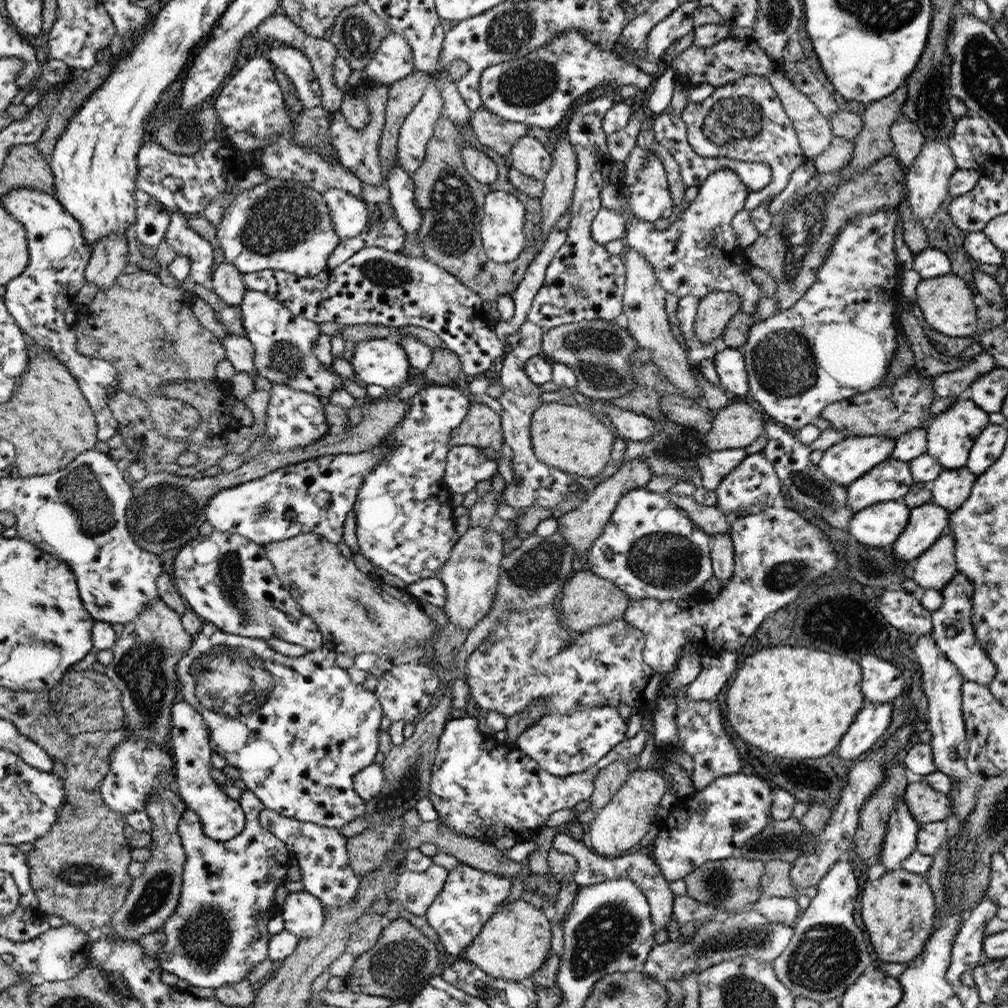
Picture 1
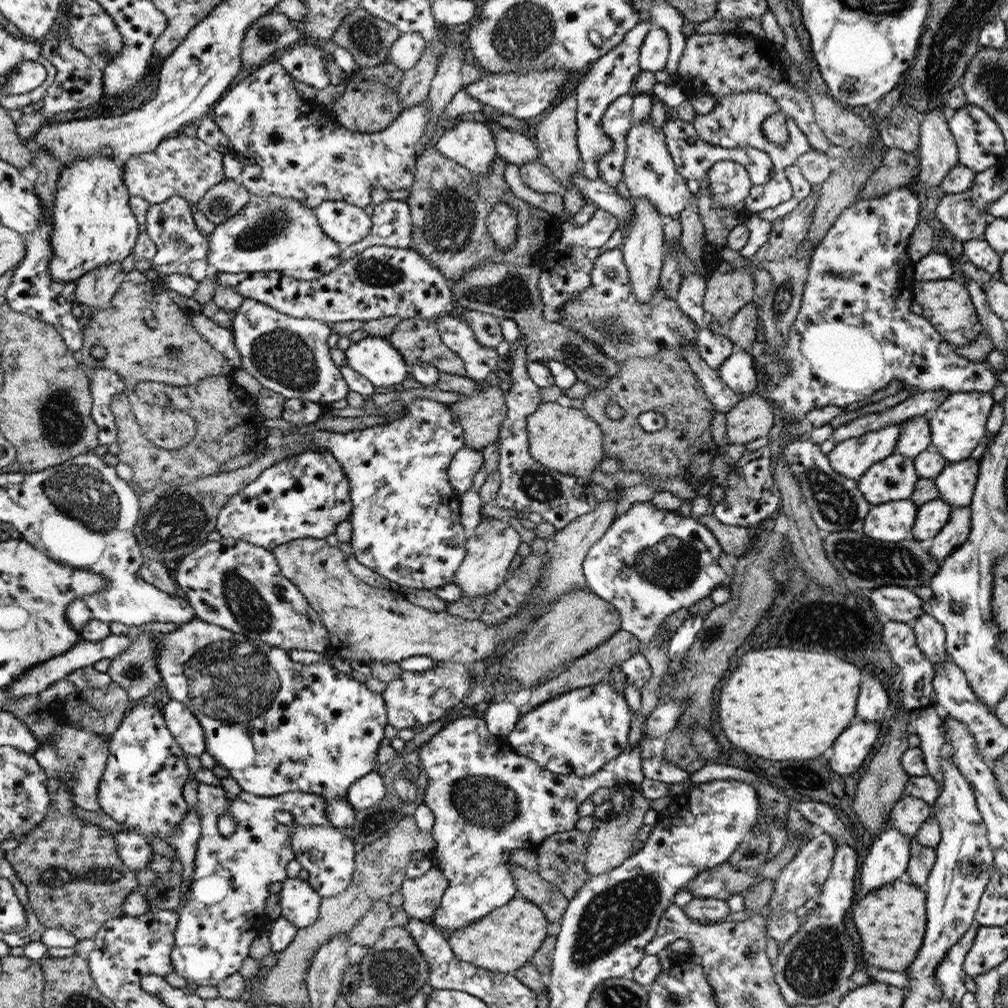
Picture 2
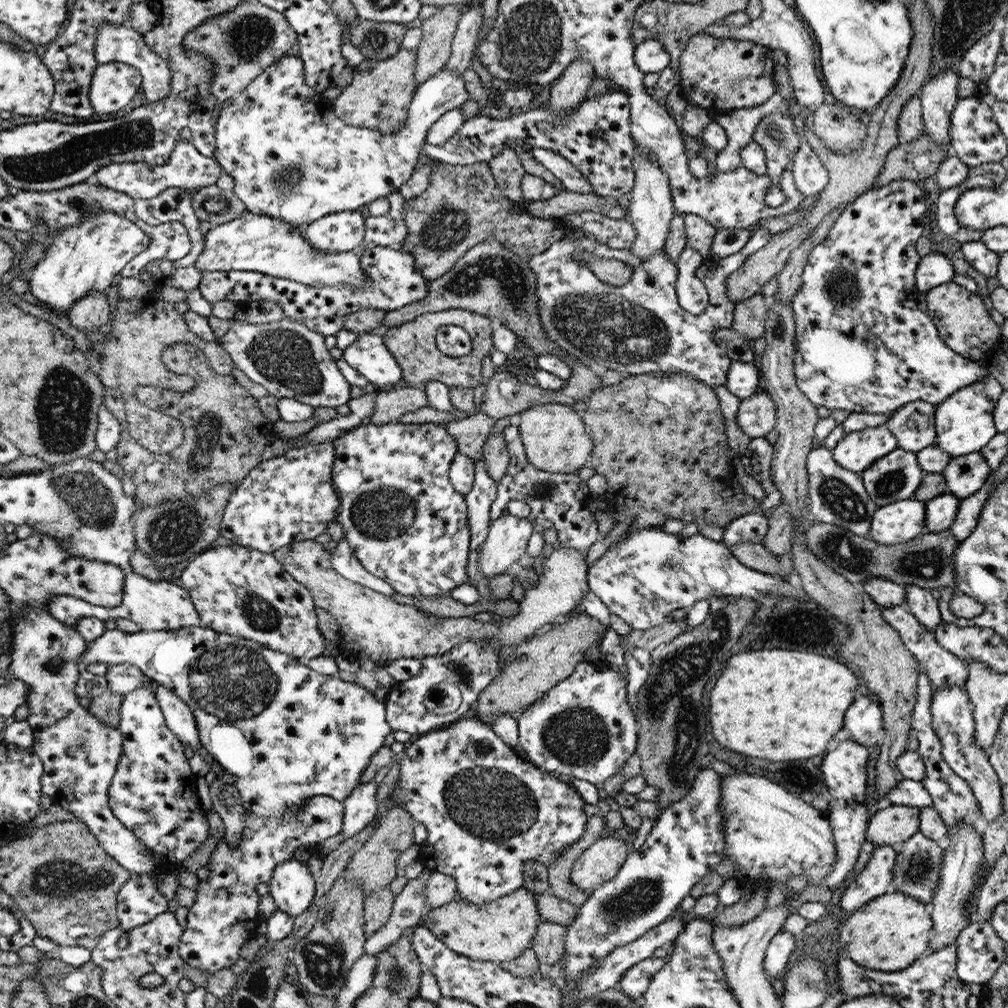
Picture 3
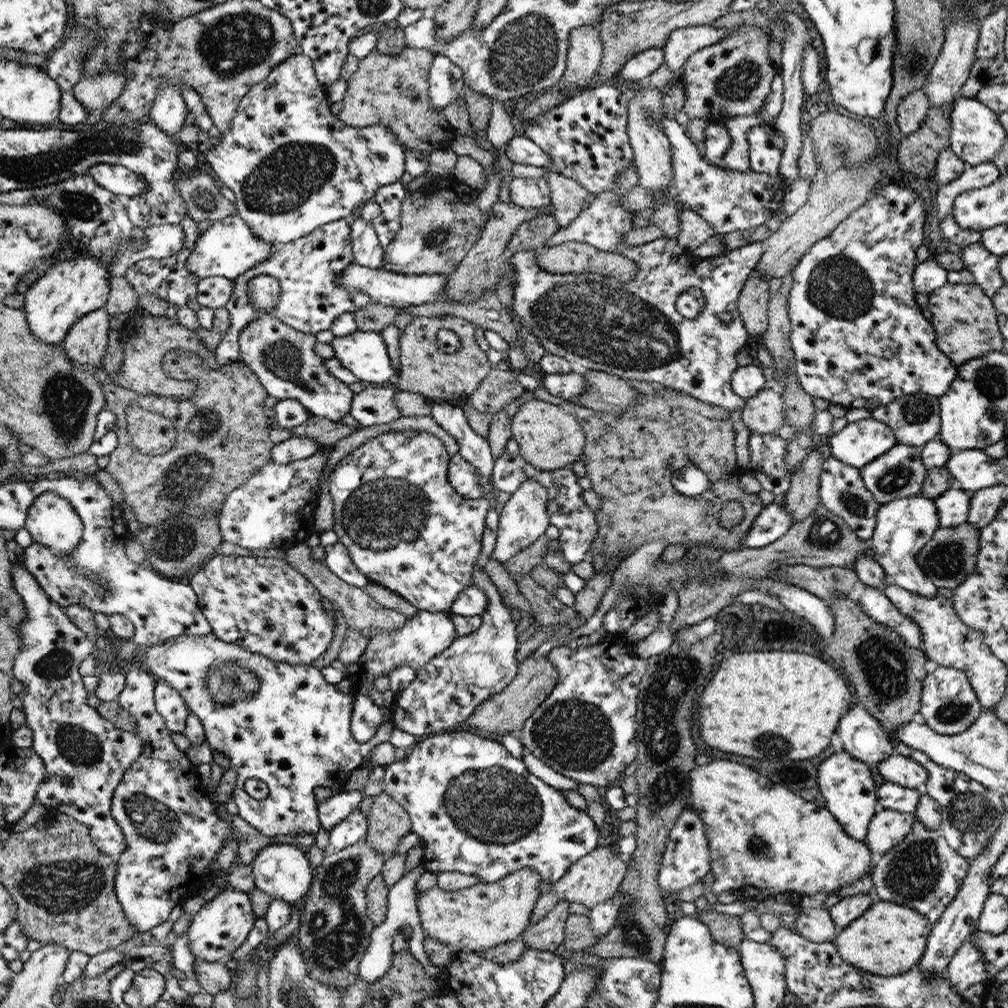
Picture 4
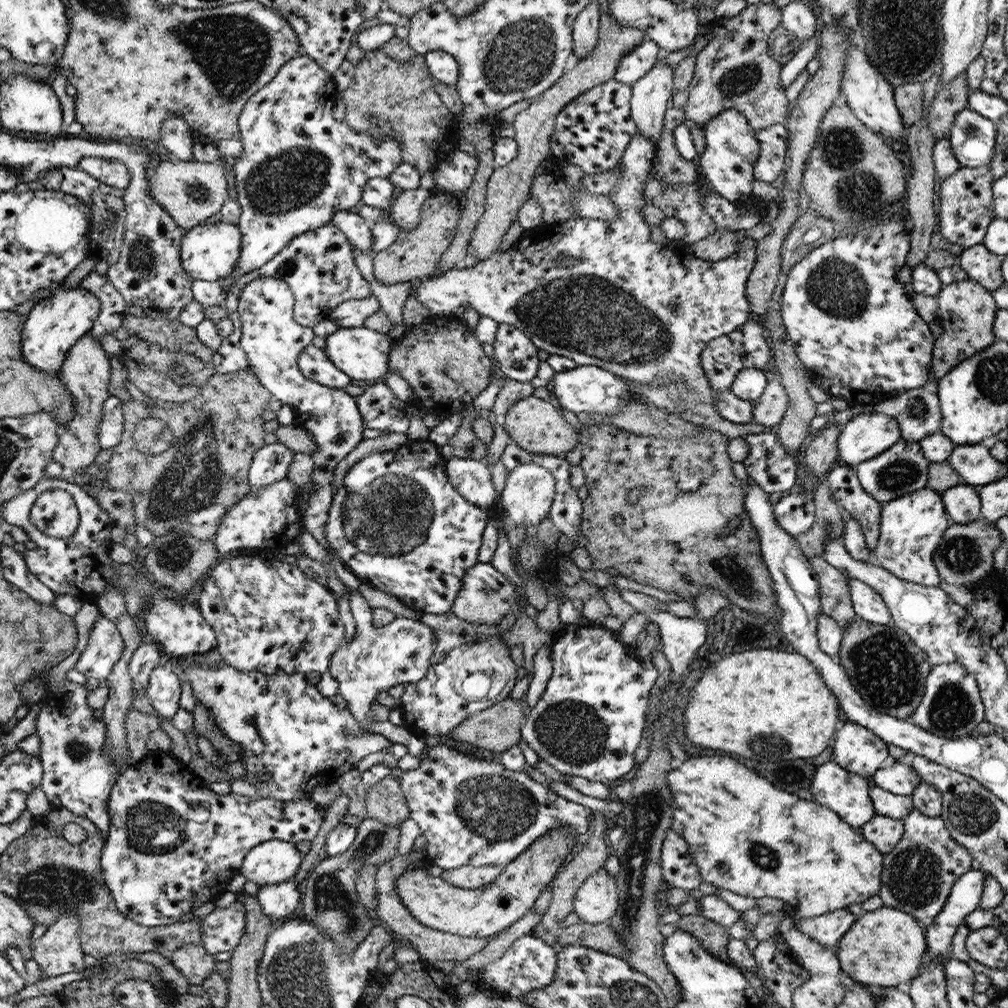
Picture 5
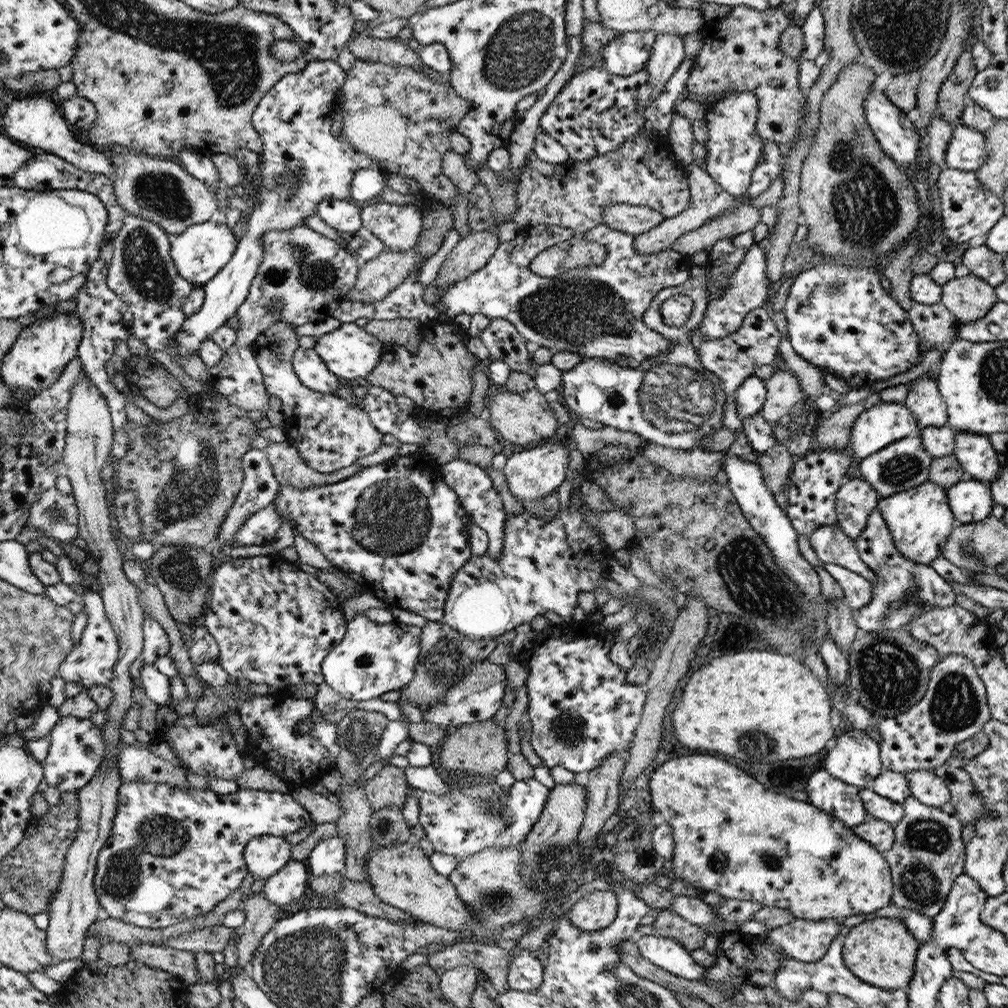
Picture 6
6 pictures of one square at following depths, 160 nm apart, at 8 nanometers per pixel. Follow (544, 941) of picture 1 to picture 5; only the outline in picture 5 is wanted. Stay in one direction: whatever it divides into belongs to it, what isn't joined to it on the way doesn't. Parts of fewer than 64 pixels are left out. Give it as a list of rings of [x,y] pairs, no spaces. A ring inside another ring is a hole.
[[[558,828],[538,838],[520,856],[511,860],[503,868],[502,874],[488,886],[472,890],[455,887],[441,876],[428,874],[426,867],[416,867],[400,874],[395,887],[404,907],[420,924],[460,936],[490,939],[530,912],[570,856],[573,846],[572,832],[568,828]]]

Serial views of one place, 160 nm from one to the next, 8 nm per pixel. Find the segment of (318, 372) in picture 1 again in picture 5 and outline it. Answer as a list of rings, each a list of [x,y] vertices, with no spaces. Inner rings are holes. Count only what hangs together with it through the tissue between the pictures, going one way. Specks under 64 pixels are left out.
[[[273,277],[256,279],[244,287],[238,304],[238,315],[242,322],[243,336],[240,344],[243,346],[251,371],[258,380],[283,405],[291,406],[296,411],[296,425],[310,426],[316,448],[311,452],[314,465],[312,480],[314,489],[309,496],[309,505],[303,516],[303,526],[327,550],[328,558],[335,566],[337,576],[358,590],[360,577],[356,576],[346,562],[336,556],[326,540],[325,526],[331,502],[334,498],[332,490],[332,476],[338,462],[350,454],[362,440],[364,440],[364,422],[354,397],[340,388],[330,388],[317,382],[312,382],[303,375],[299,368],[299,356],[304,348],[313,344],[313,328],[307,328],[294,320],[293,307],[295,304],[293,292],[286,282]]]

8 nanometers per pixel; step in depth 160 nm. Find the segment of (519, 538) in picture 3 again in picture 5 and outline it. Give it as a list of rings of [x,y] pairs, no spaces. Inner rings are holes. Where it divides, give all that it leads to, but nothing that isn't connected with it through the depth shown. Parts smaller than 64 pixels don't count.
[[[530,461],[519,464],[507,475],[505,487],[501,492],[504,512],[517,525],[534,526],[546,518],[556,494],[555,476],[547,469],[545,463]]]

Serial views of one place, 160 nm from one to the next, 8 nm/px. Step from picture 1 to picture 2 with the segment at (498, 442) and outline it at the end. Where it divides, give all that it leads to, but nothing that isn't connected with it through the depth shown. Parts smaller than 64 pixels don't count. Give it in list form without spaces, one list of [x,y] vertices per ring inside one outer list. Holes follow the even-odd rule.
[[[489,381],[470,397],[447,405],[458,416],[466,447],[482,450],[498,440],[500,428],[508,413],[505,392],[498,382]]]

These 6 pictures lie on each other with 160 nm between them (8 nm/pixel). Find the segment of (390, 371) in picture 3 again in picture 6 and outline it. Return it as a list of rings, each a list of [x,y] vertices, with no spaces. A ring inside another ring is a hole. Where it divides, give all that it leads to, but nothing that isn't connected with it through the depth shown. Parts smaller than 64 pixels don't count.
[[[355,323],[341,324],[340,328],[334,332],[317,337],[313,348],[330,372],[349,381],[355,378],[366,378],[382,360],[385,349],[384,342],[370,335]]]

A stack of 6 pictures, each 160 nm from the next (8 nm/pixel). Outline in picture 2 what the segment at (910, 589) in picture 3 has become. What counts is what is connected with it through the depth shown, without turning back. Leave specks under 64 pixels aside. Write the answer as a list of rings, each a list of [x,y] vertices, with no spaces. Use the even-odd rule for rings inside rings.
[[[922,611],[911,625],[915,632],[918,648],[926,655],[926,658],[934,666],[947,661],[944,625],[926,611]]]

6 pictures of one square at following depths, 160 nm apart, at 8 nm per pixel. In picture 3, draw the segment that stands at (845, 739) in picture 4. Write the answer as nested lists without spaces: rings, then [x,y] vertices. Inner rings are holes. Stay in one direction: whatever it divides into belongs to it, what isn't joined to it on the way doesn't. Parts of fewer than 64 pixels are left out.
[[[860,694],[858,700],[854,700],[854,704],[846,710],[844,728],[850,732],[851,739],[858,744],[870,748],[880,746],[885,737],[883,715],[876,701],[868,695]]]

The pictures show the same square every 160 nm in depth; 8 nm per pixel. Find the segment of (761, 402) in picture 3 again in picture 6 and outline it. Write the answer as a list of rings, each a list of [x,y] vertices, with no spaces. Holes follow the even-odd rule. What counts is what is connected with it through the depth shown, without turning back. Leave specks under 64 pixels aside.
[[[776,371],[765,380],[765,387],[767,393],[760,415],[772,424],[790,416],[796,405],[806,397],[798,377],[787,371]]]

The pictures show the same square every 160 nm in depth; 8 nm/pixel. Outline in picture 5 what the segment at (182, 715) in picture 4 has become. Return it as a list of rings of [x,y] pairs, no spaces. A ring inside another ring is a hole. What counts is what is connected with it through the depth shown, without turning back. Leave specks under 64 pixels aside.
[[[166,664],[151,672],[150,683],[146,688],[150,704],[160,717],[172,720],[182,698],[182,684],[179,676]]]

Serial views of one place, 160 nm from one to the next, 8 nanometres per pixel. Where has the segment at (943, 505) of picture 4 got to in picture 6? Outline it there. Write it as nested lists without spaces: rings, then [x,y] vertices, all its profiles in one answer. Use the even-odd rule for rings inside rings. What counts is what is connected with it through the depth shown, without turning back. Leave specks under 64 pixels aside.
[[[969,477],[948,487],[947,497],[959,524],[984,520],[994,505],[989,484]]]

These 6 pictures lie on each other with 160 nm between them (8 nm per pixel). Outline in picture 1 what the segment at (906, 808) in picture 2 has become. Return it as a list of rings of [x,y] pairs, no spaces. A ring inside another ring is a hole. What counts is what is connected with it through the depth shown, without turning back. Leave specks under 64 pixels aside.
[[[922,780],[908,784],[904,799],[914,820],[920,825],[942,822],[953,814],[952,799],[949,794],[932,789],[932,785],[926,785]]]

